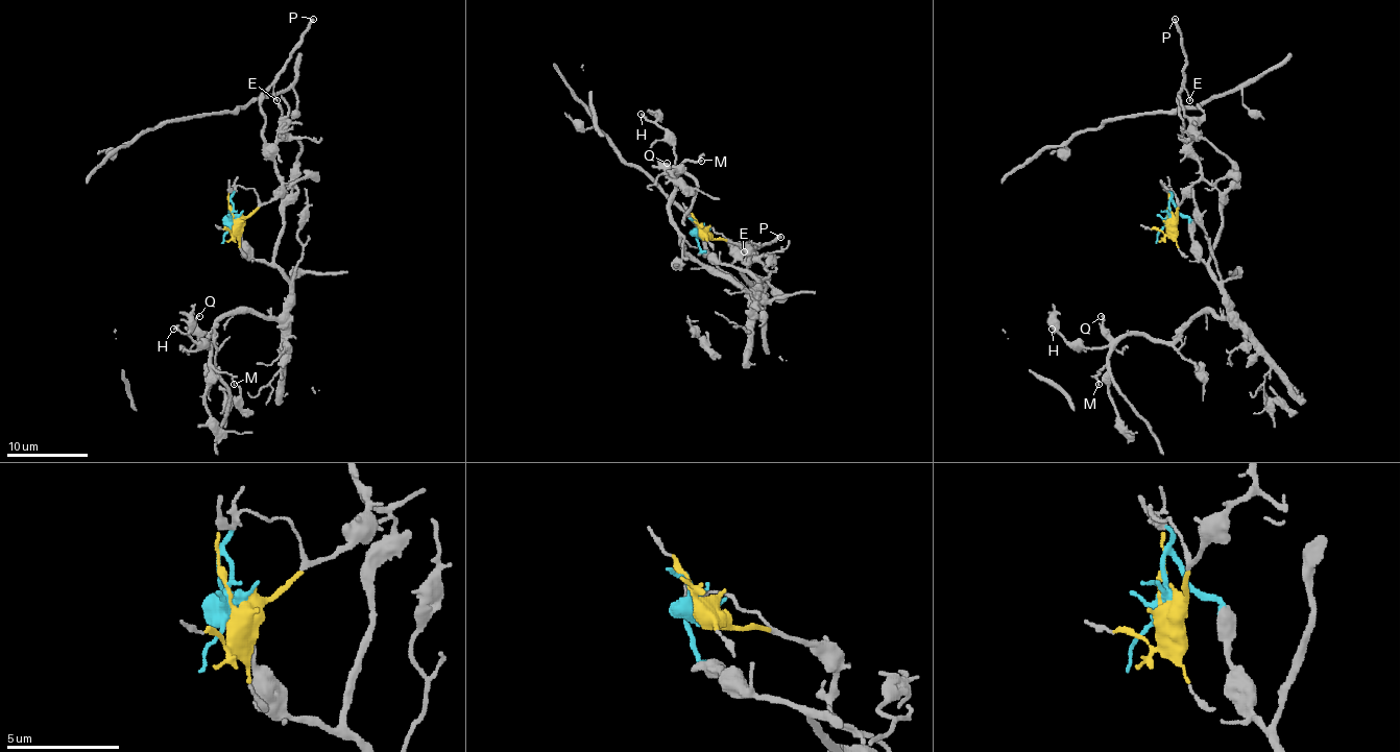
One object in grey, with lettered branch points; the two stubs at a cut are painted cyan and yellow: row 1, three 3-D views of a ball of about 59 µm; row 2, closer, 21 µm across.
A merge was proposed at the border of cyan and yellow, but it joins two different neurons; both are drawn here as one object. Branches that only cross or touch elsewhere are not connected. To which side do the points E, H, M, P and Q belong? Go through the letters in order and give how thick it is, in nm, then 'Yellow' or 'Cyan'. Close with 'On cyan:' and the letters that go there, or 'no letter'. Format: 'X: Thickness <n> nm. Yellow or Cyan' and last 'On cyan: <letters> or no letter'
E: Thickness 110 nm. Yellow
H: Thickness 180 nm. Cyan
M: Thickness 90 nm. Cyan
P: Thickness 240 nm. Yellow
Q: Thickness 160 nm. Cyan
On cyan: H, M, Q

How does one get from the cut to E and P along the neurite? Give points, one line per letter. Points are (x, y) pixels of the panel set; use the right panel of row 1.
E: (1169, 220), (1176, 216), (1180, 201), (1198, 179), (1200, 163), (1184, 137), (1178, 106), (1182, 88), (1190, 100)
P: (1169, 220), (1198, 179), (1200, 163), (1184, 137), (1178, 94), (1186, 57), (1182, 33), (1174, 19)

